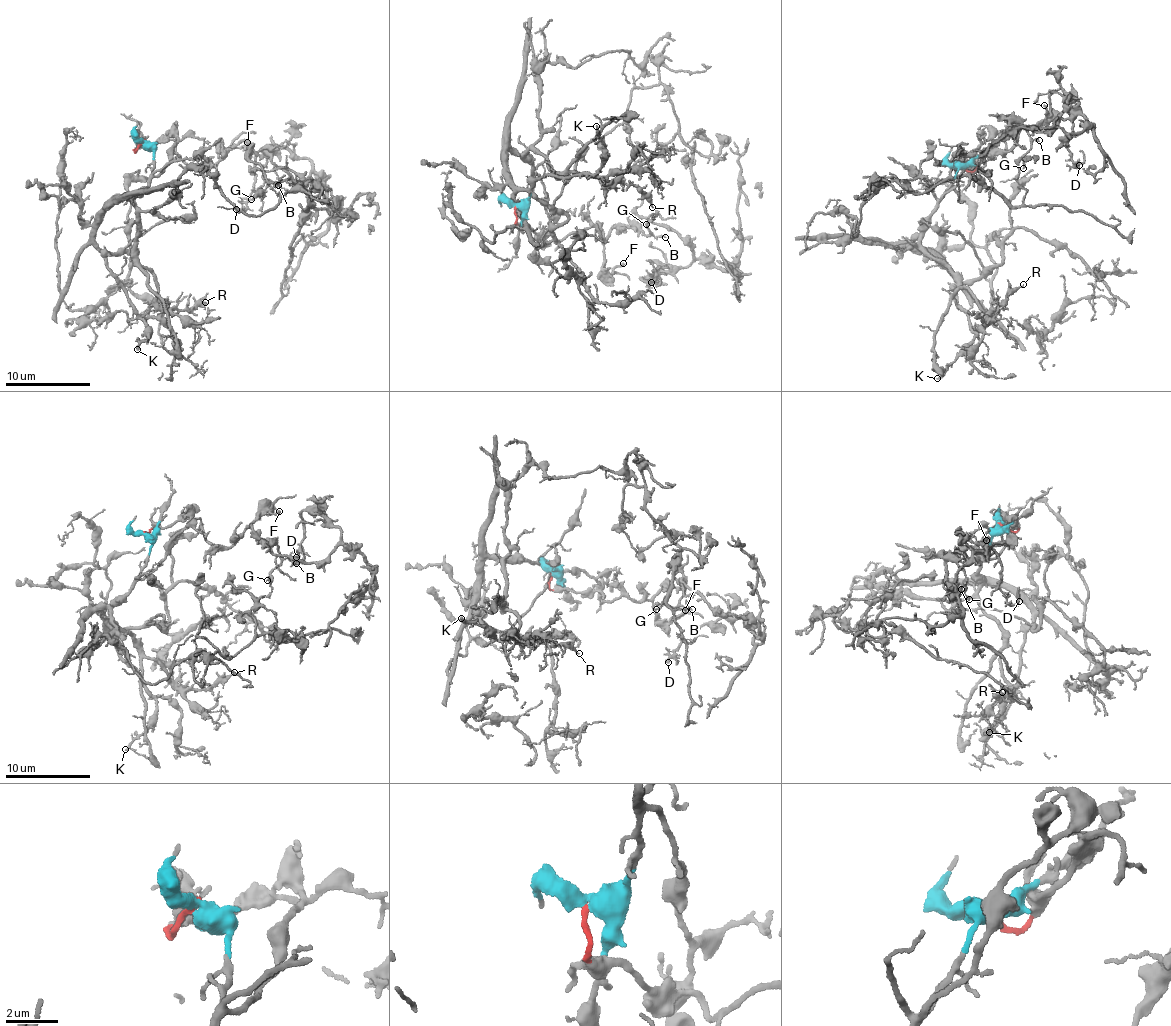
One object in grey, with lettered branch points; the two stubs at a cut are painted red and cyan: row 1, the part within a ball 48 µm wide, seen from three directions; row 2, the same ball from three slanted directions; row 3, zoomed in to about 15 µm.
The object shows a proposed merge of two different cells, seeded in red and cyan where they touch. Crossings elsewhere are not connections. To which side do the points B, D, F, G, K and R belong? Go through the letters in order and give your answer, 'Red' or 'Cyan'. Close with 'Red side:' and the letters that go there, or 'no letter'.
B: Red
D: Red
F: Red
G: Red
K: Cyan
R: Cyan
Red side: B, D, F, G

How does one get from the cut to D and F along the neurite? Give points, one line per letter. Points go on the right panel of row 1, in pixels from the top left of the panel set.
D: (958, 163), (975, 169), (999, 141), (1004, 157), (1010, 116), (1049, 129), (1065, 93), (1080, 165)
F: (958, 163), (975, 169), (999, 141), (1005, 145), (1005, 158), (1024, 128), (1043, 120), (1044, 105)

